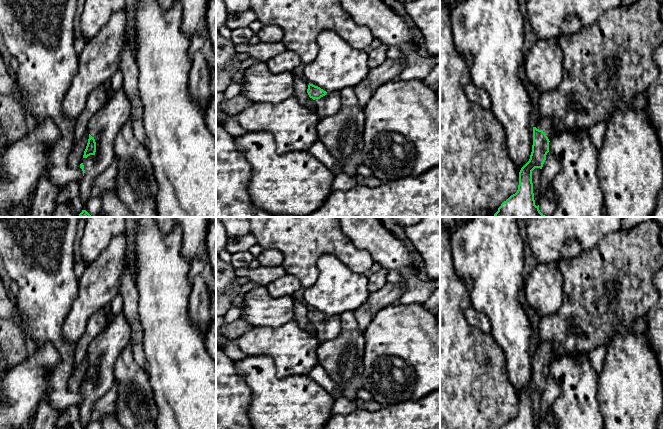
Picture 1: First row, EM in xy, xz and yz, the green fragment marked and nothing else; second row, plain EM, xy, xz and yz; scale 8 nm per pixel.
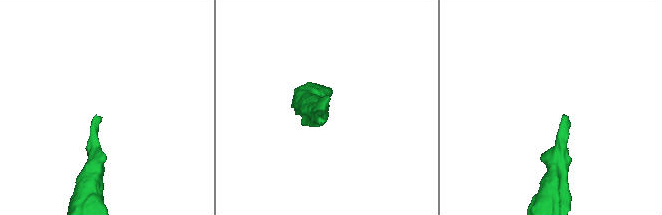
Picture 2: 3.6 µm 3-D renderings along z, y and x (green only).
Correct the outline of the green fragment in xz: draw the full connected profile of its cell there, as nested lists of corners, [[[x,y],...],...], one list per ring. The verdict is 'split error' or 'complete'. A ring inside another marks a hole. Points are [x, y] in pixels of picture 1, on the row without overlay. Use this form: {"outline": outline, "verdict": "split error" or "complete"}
{"outline": [[[309,307],[307,317],[314,324],[317,337],[321,342],[329,342],[340,335],[340,315],[327,317],[320,311]]], "verdict": "split error"}

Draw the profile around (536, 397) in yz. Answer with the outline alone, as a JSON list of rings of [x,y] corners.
[[[535,392],[532,395],[532,407],[533,407],[535,429],[539,429],[539,424],[540,424],[541,398],[542,398],[542,393],[540,392]]]

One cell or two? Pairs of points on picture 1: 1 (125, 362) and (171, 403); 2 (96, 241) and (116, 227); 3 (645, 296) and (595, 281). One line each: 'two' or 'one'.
1: two
2: one
3: one

